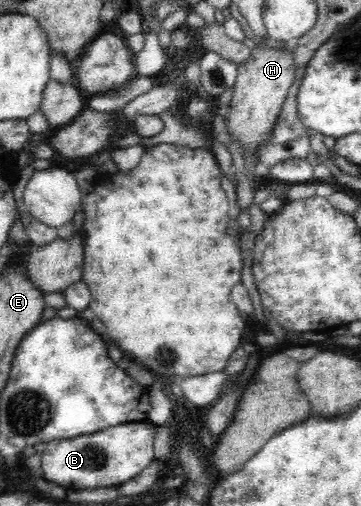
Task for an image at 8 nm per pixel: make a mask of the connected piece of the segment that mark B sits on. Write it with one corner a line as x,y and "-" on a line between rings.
136,421
64,440
50,440
42,452
42,478
70,490
120,486
138,476
155,460
152,442
156,428
153,423

